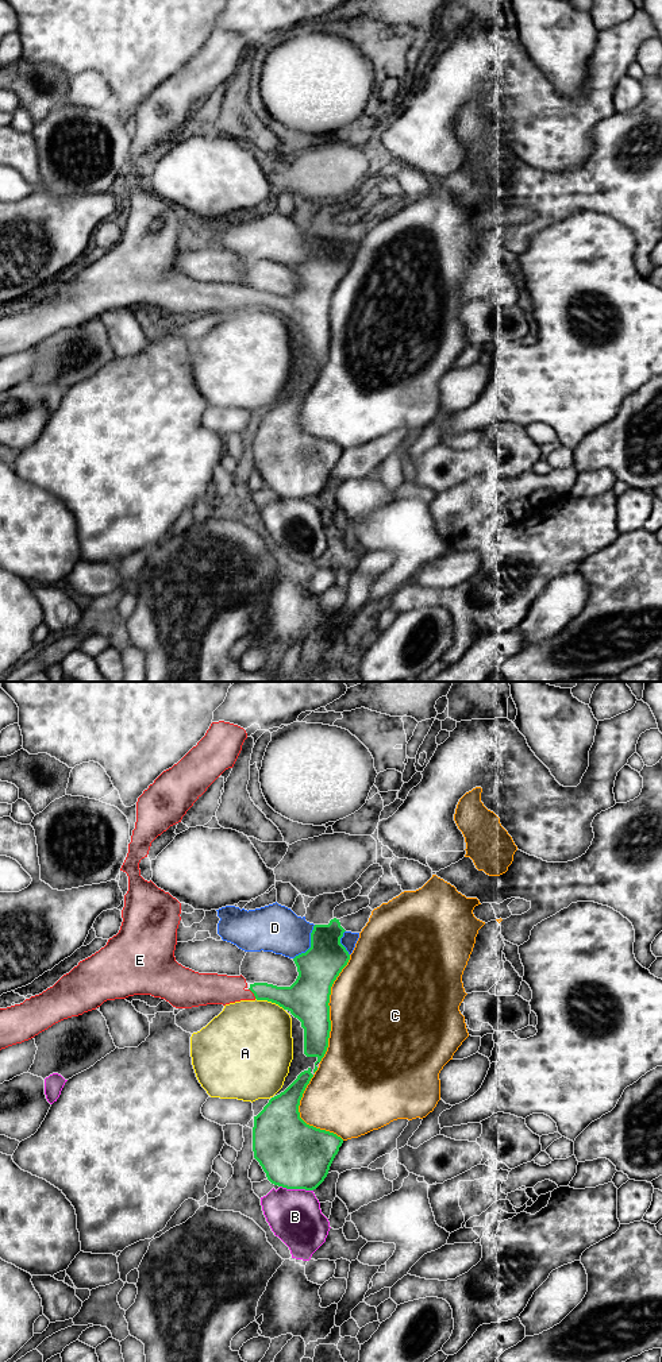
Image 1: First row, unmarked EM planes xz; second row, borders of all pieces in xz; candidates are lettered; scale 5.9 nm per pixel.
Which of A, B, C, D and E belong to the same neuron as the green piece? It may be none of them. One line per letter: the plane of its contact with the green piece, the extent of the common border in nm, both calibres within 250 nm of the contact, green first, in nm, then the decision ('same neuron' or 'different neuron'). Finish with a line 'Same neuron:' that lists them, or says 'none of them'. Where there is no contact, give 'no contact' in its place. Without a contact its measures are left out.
A: meets green in xz; contact 190 nm long; 260 nm thick on the green side, 460 nm on the other; different neuron
B: meets green in xz; contact 200 nm long; 400 nm thick on the green side, 320 nm on the other; different neuron
C: meets green in xz; contact 650 nm long; 260 nm thick on the green side, 500 nm on the other; different neuron
D: meets green in xz; contact 240 nm long; 240 nm thick on the green side, 280 nm on the other; different neuron
E: meets green in xz; contact 80 nm long; 150 nm thick on the green side, 190 nm on the other; same neuron
Same neuron: E

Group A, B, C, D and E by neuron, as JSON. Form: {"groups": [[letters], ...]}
{"groups": [["A"], ["B"], ["C"], ["D"], ["E"]]}

